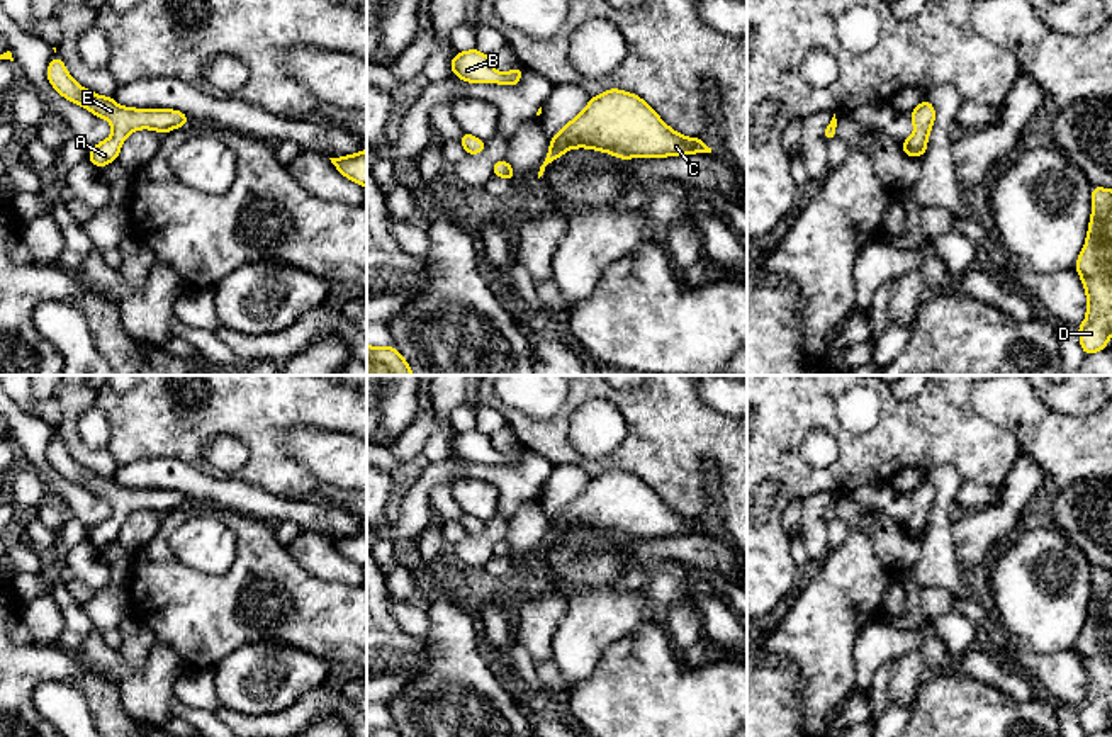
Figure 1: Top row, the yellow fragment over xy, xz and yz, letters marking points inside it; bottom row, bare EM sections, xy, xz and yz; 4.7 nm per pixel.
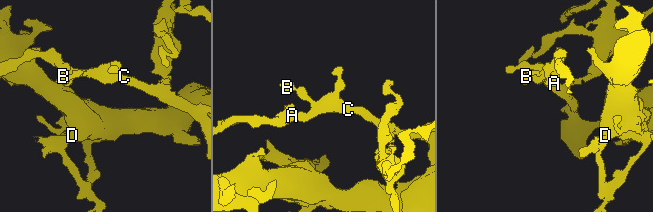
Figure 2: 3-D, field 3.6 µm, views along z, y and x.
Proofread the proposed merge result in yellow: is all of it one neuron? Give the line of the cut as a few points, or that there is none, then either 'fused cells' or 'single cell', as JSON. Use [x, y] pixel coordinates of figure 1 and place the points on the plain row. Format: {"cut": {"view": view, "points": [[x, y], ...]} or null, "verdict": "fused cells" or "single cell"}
{"cut": null, "verdict": "single cell"}

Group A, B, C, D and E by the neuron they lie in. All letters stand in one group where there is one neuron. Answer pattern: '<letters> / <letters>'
A B C D E

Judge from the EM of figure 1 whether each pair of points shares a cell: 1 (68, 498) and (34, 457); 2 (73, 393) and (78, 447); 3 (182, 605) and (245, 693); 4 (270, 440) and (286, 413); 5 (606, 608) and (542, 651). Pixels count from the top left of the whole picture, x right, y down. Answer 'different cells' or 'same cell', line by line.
1: same cell
2: same cell
3: different cells
4: same cell
5: different cells

